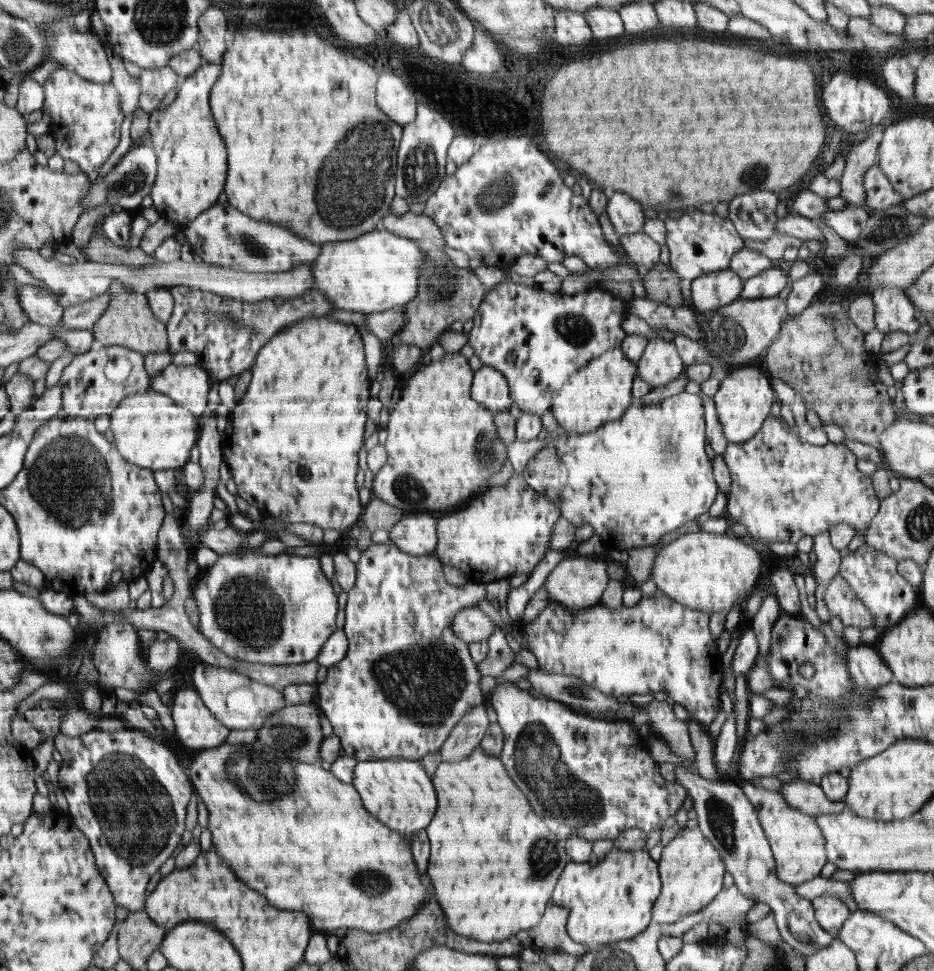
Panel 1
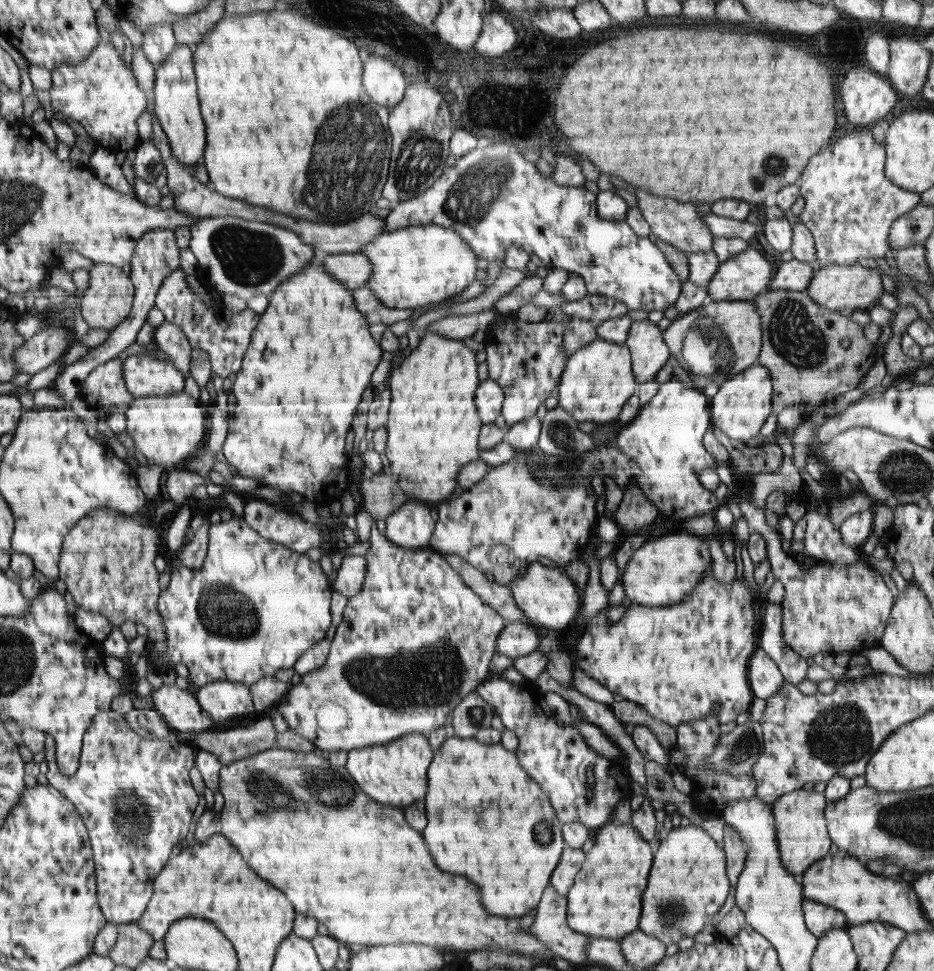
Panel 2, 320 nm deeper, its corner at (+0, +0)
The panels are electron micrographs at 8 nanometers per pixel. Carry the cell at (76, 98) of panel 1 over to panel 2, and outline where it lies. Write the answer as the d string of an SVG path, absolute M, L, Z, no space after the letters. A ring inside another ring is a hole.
M98 41L90 56L76 65L63 64L51 71L52 107L82 125L90 138L114 155L140 146L136 120L148 111L146 93L131 68L124 66L122 56L111 42Z

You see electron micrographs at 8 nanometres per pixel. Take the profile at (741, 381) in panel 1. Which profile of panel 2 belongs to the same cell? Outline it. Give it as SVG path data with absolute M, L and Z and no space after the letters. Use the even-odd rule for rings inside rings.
M760 364L752 365L746 368L745 371L739 372L736 376L723 381L723 383L719 385L717 394L711 398L710 412L712 424L730 438L739 440L740 442L750 440L752 436L758 436L760 428L762 428L766 418L773 412L773 387L770 371Z

